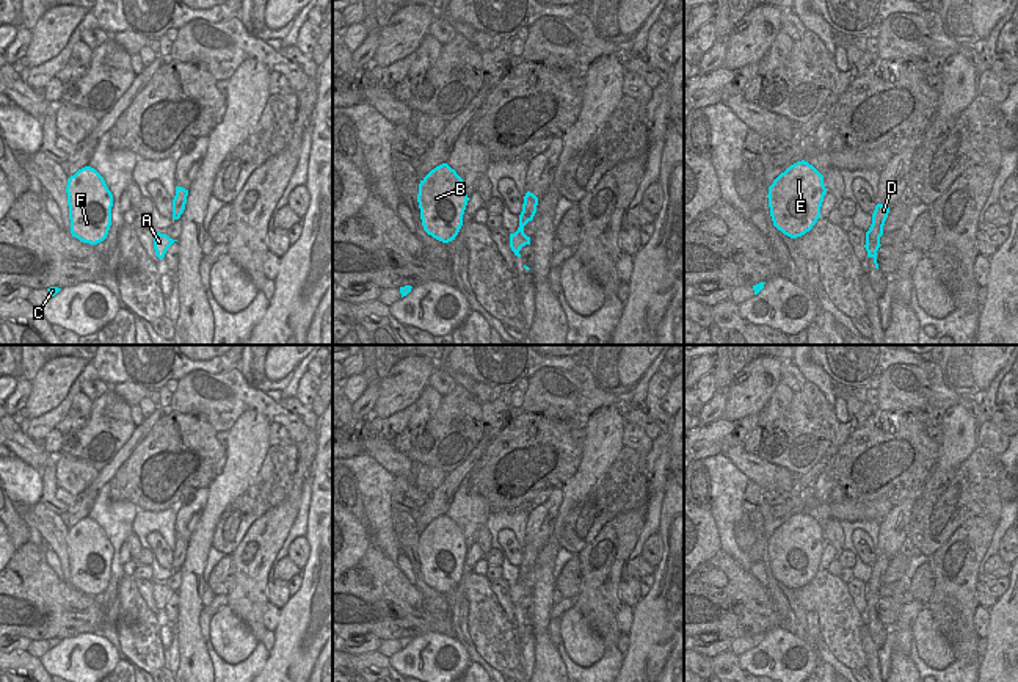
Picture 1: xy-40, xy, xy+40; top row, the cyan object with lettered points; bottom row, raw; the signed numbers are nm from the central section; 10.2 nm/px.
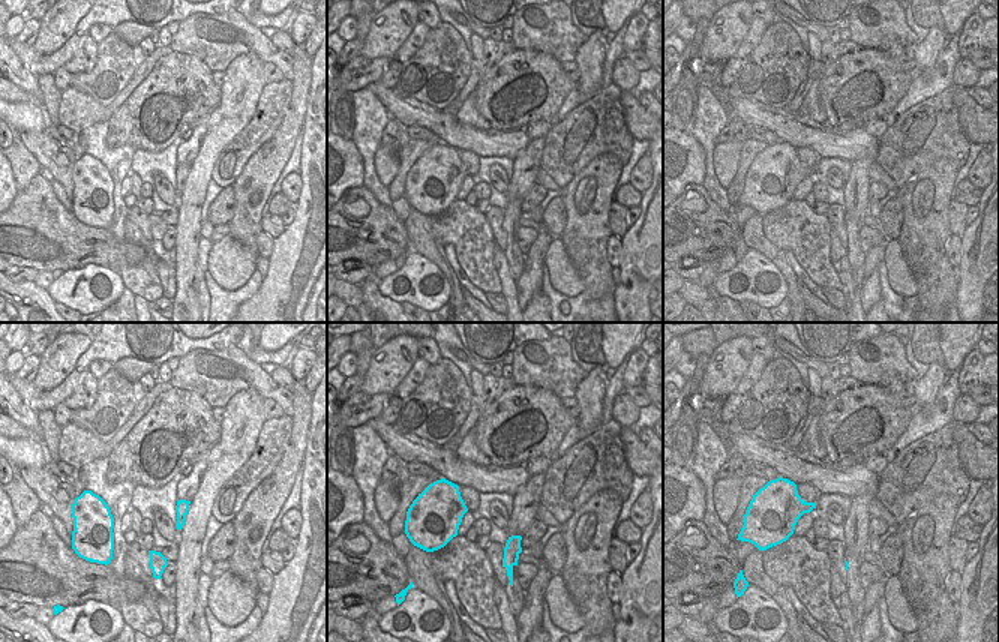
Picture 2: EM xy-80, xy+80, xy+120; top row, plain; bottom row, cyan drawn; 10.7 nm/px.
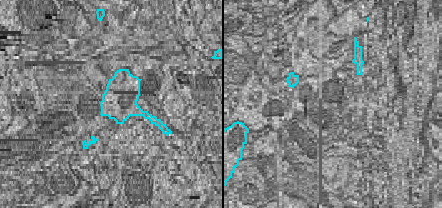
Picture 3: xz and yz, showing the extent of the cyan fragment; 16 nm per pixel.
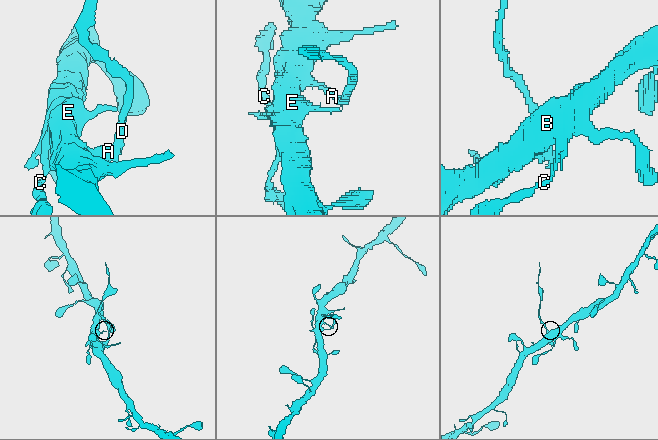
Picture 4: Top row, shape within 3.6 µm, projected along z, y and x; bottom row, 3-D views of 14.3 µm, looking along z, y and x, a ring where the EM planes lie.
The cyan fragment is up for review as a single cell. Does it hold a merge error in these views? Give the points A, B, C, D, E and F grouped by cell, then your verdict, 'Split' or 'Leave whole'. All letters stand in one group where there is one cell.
Groups: A B C E F / D. Split

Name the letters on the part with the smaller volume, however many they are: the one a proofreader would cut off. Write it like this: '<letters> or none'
D

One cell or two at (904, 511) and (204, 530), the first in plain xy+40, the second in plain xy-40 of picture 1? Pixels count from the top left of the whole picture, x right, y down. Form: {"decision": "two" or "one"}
{"decision": "two"}

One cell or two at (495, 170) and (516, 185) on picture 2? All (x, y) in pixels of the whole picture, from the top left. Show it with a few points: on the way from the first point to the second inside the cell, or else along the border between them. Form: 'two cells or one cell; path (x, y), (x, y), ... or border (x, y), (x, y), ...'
two cells; border (510, 180), (506, 191)

